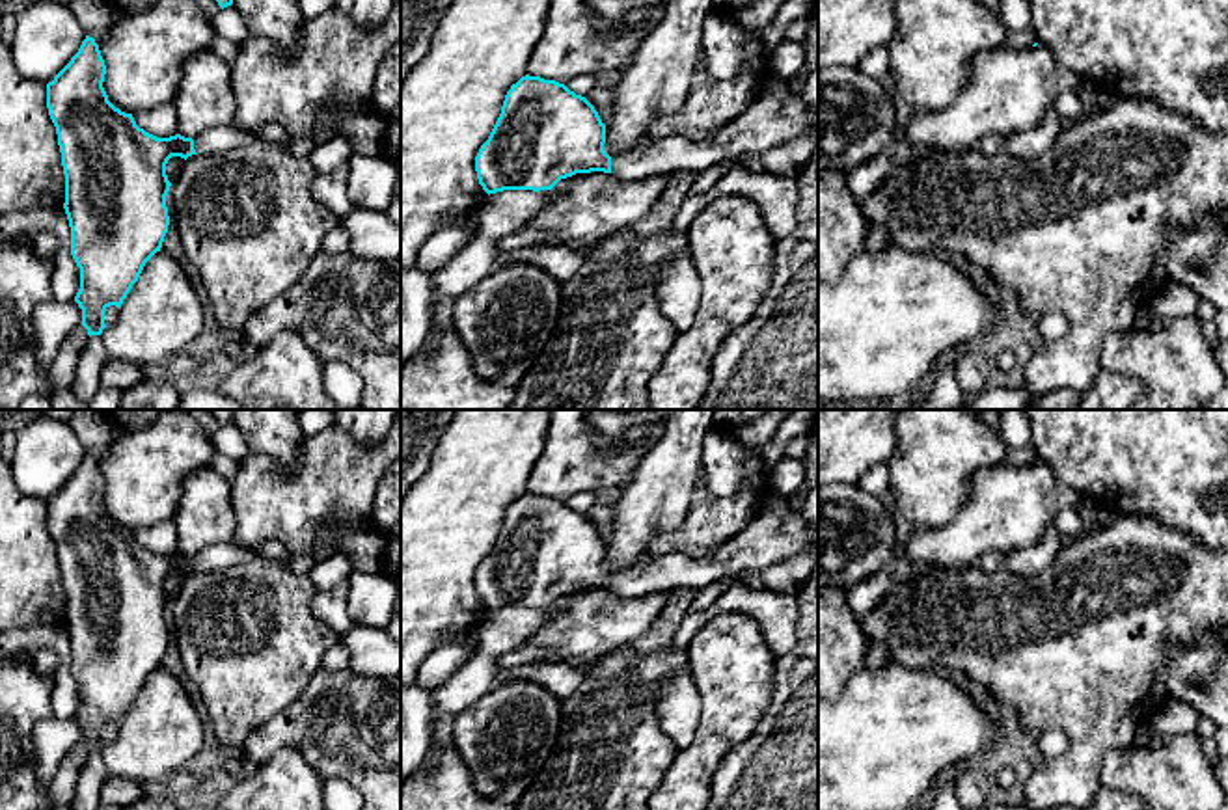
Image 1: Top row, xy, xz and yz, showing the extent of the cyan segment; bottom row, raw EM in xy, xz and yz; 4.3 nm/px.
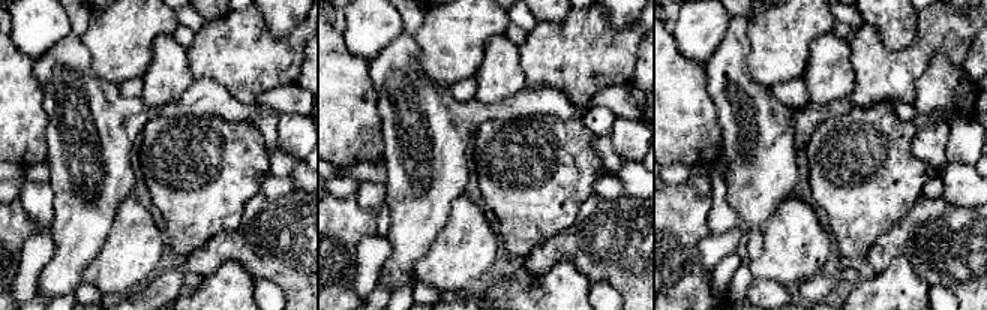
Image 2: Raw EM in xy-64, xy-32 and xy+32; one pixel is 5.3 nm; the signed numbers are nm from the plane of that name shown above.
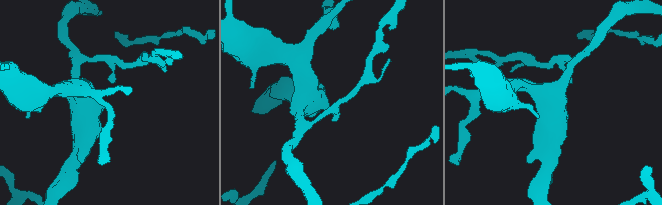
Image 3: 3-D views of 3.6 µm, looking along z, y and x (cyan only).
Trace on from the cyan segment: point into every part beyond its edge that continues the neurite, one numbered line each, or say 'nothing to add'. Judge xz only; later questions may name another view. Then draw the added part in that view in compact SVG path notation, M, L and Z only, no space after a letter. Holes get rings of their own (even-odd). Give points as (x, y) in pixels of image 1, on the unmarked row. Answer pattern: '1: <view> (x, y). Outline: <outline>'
1: xz (779, 533). Outline: M781 497L712 553L701 559L671 553L639 562L626 572L611 574L611 590L622 598L641 598L673 587L697 592L725 577L781 564L798 553L818 557L818 538L790 499Z

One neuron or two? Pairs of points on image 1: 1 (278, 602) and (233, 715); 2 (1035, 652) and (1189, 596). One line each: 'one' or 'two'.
1: one
2: one

